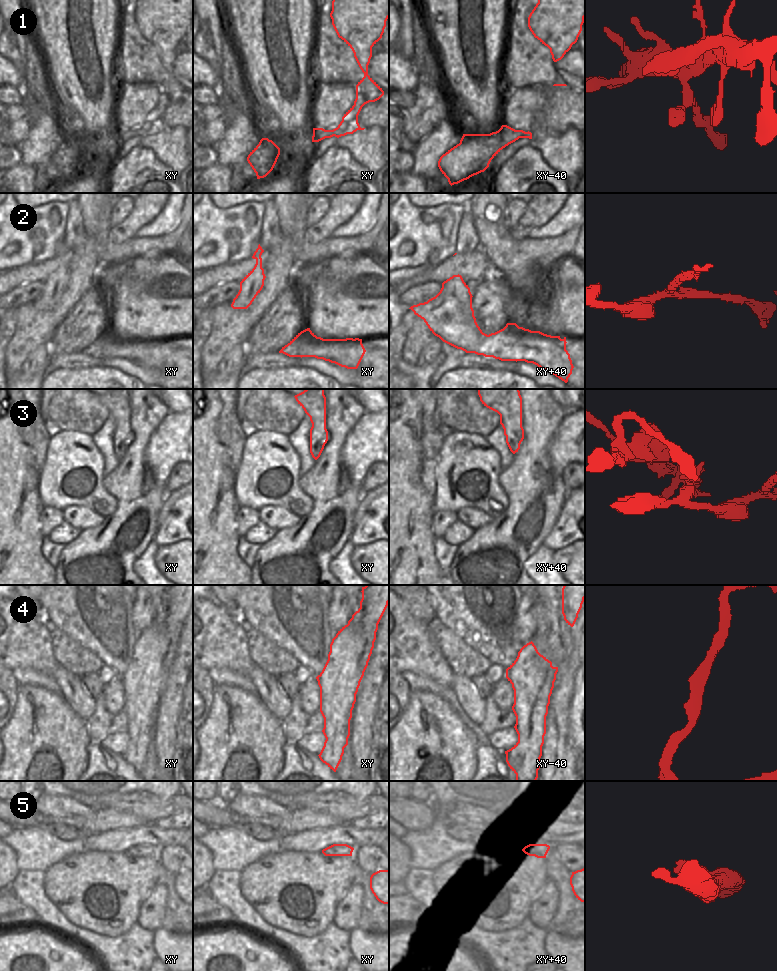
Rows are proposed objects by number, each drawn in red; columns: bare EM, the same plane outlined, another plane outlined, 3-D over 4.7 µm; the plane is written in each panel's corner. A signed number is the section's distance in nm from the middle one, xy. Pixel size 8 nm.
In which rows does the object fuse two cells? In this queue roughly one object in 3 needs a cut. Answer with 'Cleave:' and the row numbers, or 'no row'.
Cleave: 3.

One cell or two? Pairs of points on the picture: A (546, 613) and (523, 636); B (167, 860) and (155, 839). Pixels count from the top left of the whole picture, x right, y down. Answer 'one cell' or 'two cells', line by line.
A: two cells
B: two cells

